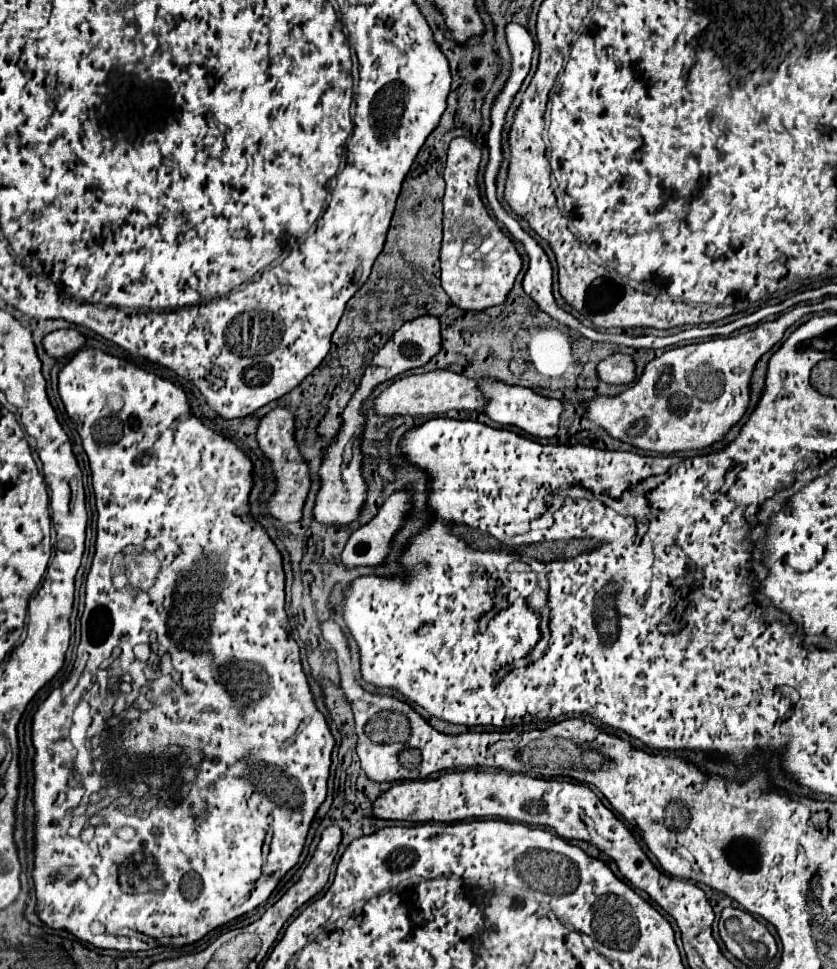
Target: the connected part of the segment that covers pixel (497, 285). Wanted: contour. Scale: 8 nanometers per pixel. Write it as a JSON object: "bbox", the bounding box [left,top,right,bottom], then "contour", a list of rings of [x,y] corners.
{"bbox":[440,137,522,309],"contour":[[[458,137],[450,143],[448,161],[444,169],[446,193],[444,193],[444,241],[440,249],[440,265],[442,265],[442,287],[452,299],[452,303],[460,309],[490,309],[494,305],[502,305],[512,291],[512,285],[522,269],[522,257],[516,251],[514,243],[500,231],[496,221],[490,217],[488,209],[480,199],[478,189],[478,169],[482,161],[482,151],[468,139]]]}

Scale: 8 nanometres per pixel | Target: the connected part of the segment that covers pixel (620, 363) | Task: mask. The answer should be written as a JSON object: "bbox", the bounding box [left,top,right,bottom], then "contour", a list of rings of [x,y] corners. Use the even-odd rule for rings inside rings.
{"bbox":[596,353,636,385],"contour":[[[614,353],[602,359],[596,367],[598,381],[606,385],[630,385],[636,377],[634,371],[636,371],[636,365],[632,355],[624,355],[624,353]]]}

